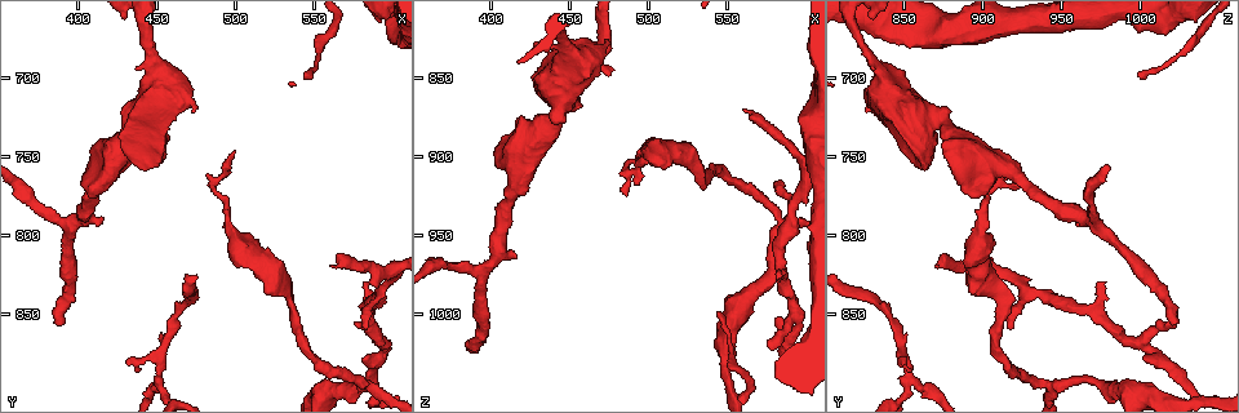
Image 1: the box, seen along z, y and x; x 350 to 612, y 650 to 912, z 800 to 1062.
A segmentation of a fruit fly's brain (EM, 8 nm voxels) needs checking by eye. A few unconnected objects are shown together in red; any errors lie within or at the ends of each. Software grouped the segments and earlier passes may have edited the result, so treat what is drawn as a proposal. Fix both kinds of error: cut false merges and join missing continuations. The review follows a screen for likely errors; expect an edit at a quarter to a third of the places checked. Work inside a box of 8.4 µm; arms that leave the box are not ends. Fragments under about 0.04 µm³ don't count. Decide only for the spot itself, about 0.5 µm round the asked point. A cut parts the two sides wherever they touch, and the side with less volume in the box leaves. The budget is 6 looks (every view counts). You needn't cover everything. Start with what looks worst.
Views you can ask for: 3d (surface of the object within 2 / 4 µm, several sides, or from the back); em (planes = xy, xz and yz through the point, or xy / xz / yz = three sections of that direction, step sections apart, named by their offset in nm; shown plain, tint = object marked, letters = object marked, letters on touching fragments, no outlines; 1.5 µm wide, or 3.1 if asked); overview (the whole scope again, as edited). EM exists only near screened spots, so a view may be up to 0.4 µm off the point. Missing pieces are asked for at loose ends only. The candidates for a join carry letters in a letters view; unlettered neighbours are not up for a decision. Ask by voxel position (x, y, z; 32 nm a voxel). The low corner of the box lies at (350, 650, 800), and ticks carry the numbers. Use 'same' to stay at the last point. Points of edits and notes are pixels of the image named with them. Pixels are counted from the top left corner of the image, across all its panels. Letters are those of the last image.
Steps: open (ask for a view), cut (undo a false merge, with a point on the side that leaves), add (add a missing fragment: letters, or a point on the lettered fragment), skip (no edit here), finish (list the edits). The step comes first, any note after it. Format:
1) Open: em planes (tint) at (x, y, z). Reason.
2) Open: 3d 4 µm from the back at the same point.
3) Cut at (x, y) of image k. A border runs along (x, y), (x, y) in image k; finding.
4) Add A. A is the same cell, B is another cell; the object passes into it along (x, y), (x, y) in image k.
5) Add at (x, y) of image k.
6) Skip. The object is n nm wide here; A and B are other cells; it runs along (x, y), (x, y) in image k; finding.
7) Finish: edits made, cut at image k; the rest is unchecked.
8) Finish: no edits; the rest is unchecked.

Open: em xz step 8 (letters) at (450, 890, 852). A fork.

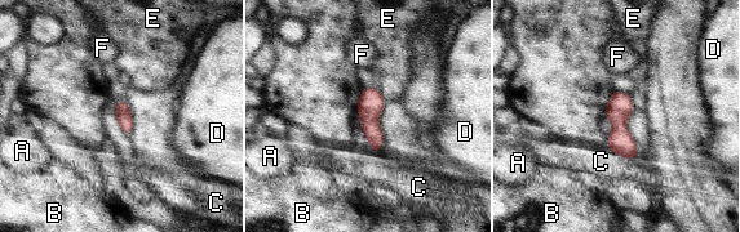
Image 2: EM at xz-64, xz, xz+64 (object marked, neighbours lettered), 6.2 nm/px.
Open: em planes (letters) at the same point.

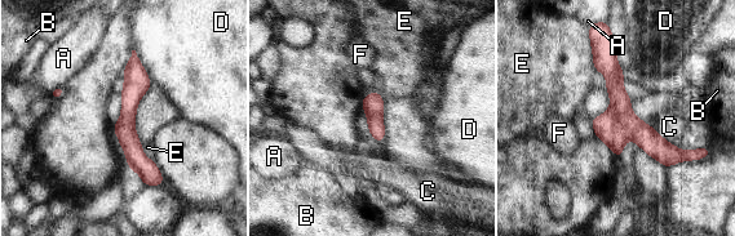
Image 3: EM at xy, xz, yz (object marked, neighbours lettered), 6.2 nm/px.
Skip. The object is 120 nm wide here; A, B, C, D, E and F are other cells; a border runs along (588, 35), (592, 62), (596, 70) in image 3; all the same neuron.

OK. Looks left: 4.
Open: em planes (letters) at (582, 828, 976). An open end.

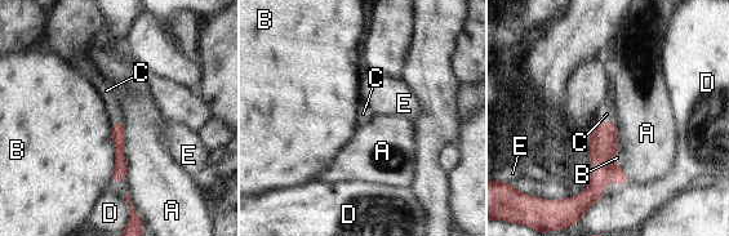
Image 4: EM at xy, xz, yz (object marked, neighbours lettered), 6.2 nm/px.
Add C. C is the same cell, A, B, D and E are other cells; the object passes into it along (603, 141), (607, 123), (607, 114) in image 4; it goes on there.

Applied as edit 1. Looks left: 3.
Open: 3d 4 µm at (562, 820, 870).

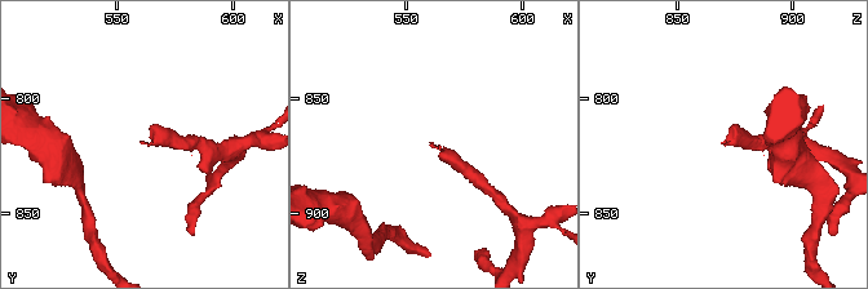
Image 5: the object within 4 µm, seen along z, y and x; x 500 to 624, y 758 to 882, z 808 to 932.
Open: em xy step 4 (letters) at (561, 820, 870).

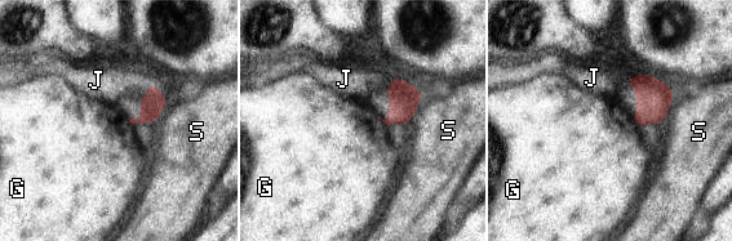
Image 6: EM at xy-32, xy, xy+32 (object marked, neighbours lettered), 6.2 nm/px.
Skip. G, J and S are other cells; no lettered fragment goes on from it.

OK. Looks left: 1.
Finish: edits made, add at image 4; the rest is unchecked.

